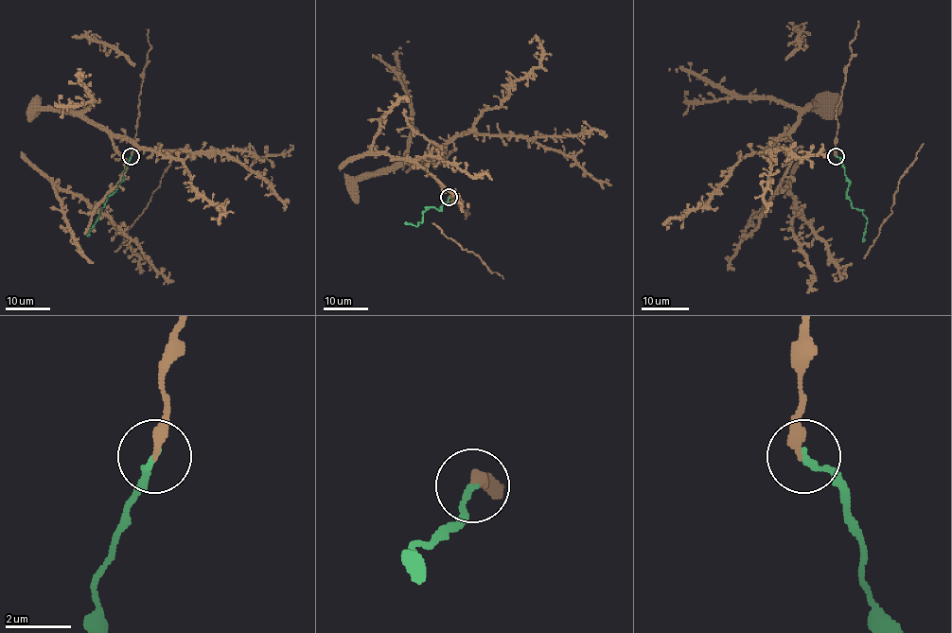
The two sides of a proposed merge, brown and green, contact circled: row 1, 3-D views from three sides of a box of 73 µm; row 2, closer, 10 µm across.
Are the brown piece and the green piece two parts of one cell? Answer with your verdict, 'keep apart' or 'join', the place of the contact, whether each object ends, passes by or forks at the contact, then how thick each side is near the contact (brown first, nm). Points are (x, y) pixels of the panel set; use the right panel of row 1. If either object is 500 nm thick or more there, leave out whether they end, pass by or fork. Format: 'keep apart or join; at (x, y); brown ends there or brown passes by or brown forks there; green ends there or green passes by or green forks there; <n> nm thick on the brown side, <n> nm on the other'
join; at (836, 156); brown ends there; green ends there; 320 nm thick on the brown side, 200 nm on the other

